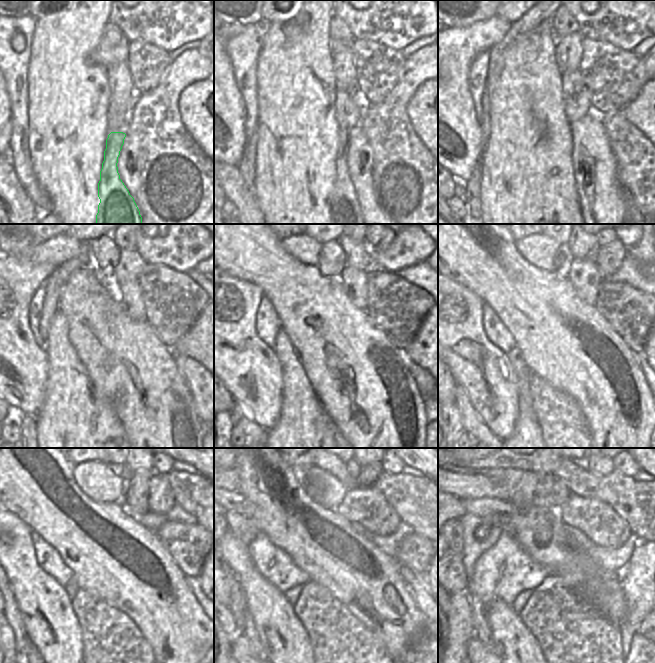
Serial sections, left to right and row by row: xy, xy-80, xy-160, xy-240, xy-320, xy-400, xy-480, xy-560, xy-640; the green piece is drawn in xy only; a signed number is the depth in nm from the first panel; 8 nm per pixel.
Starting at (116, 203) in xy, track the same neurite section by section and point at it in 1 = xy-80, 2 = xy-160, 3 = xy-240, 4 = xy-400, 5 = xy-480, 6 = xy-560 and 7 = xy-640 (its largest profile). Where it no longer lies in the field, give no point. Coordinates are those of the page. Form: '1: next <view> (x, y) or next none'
1: next xy-80 (343, 202)
2: next xy-160 (575, 97)
3: next xy-240 (128, 293)
4: next xy-400 (584, 275)
5: next xy-480 (136, 497)
6: next xy-560 (369, 473)
7: next xy-640 (604, 468)

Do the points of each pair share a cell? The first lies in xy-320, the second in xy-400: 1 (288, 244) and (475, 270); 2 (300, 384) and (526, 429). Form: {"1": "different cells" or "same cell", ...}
{"1": "different cells", "2": "same cell"}

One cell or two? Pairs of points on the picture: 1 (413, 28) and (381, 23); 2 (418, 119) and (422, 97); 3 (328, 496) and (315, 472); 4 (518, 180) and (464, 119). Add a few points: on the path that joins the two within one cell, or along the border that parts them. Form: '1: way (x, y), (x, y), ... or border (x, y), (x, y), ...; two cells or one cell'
1: way (405, 23), (389, 23); one cell
2: way (422, 114), (422, 102); one cell
3: way (325, 490), (315, 478); one cell
4: border (485, 143), (479, 166); two cells

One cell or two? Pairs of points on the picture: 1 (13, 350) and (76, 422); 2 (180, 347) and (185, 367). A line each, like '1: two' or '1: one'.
1: two
2: two

